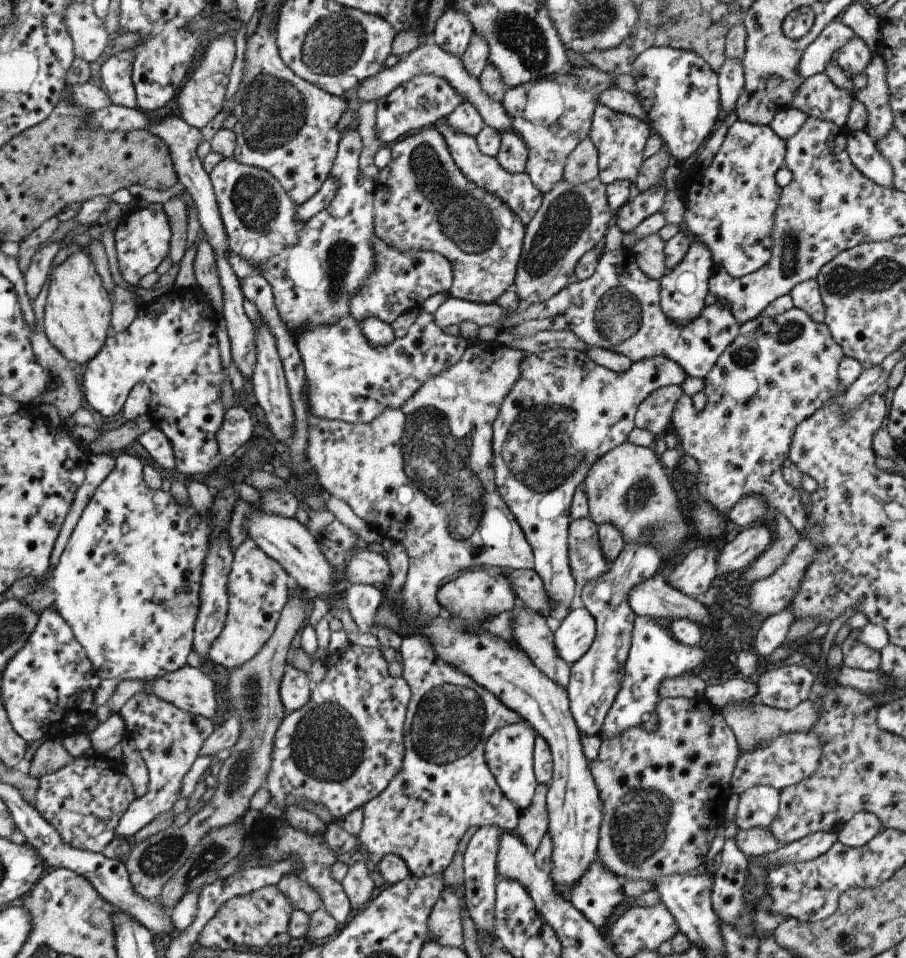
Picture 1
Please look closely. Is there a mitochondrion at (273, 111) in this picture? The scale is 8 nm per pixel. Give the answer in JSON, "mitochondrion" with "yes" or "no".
{"mitochondrion":"yes"}

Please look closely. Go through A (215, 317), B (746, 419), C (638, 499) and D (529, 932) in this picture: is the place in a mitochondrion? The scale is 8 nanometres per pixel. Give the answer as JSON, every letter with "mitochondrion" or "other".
{"A":"other","B":"other","C":"mitochondrion","D":"mitochondrion"}

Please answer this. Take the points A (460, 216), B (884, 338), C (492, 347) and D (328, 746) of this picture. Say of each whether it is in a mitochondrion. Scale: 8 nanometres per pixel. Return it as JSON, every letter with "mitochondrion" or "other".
{"A":"mitochondrion","B":"other","C":"other","D":"mitochondrion"}

